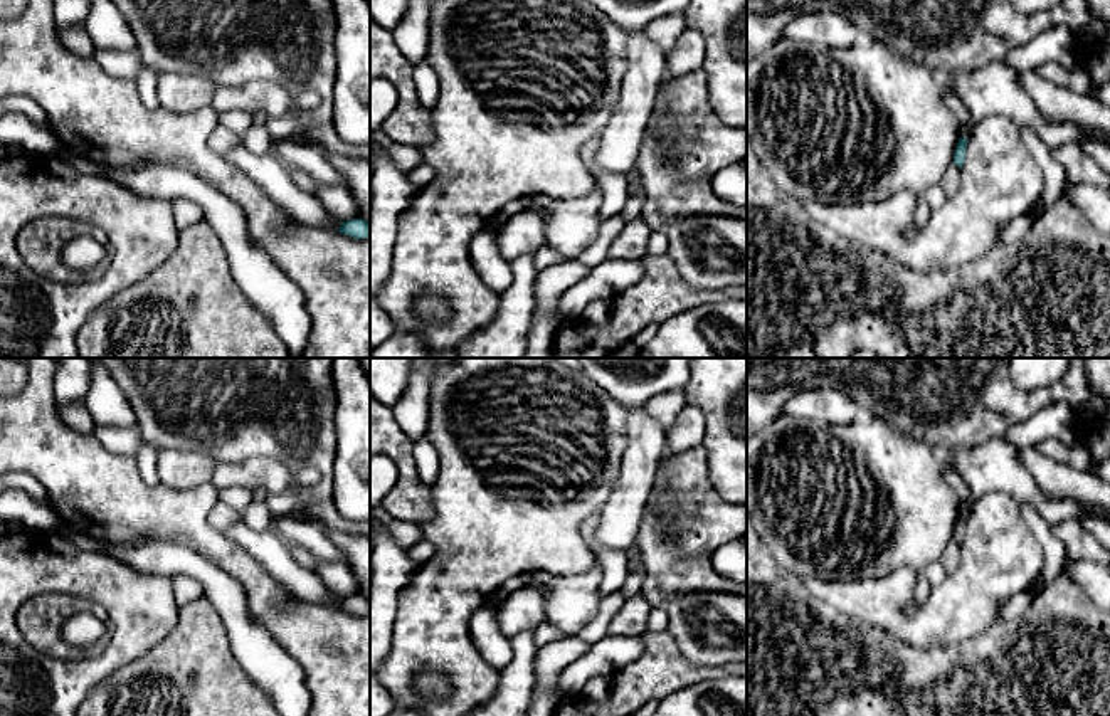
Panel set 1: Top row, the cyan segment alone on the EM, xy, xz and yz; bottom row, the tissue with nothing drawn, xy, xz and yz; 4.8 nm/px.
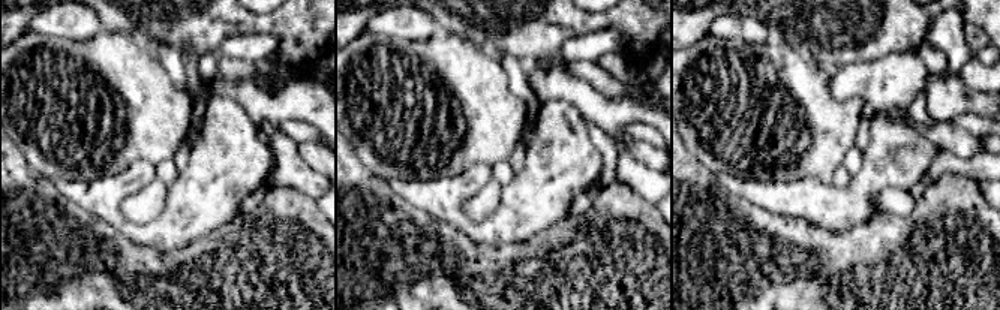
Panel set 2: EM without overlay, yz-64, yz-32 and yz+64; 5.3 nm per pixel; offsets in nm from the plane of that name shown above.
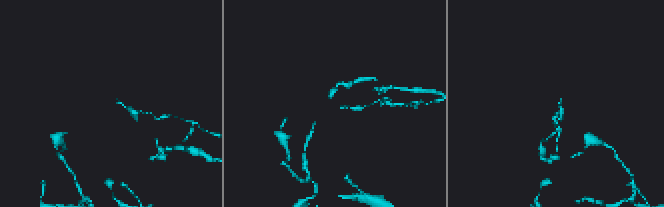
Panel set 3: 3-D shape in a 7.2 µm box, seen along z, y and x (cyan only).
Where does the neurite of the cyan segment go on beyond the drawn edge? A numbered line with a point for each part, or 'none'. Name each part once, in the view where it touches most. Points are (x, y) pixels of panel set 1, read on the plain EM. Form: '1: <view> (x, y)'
none

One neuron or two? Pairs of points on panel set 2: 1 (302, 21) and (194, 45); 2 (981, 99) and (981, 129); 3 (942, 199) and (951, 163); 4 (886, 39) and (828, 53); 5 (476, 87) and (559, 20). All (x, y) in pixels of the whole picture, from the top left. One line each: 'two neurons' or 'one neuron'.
1: one neuron
2: two neurons
3: two neurons
4: one neuron
5: two neurons

